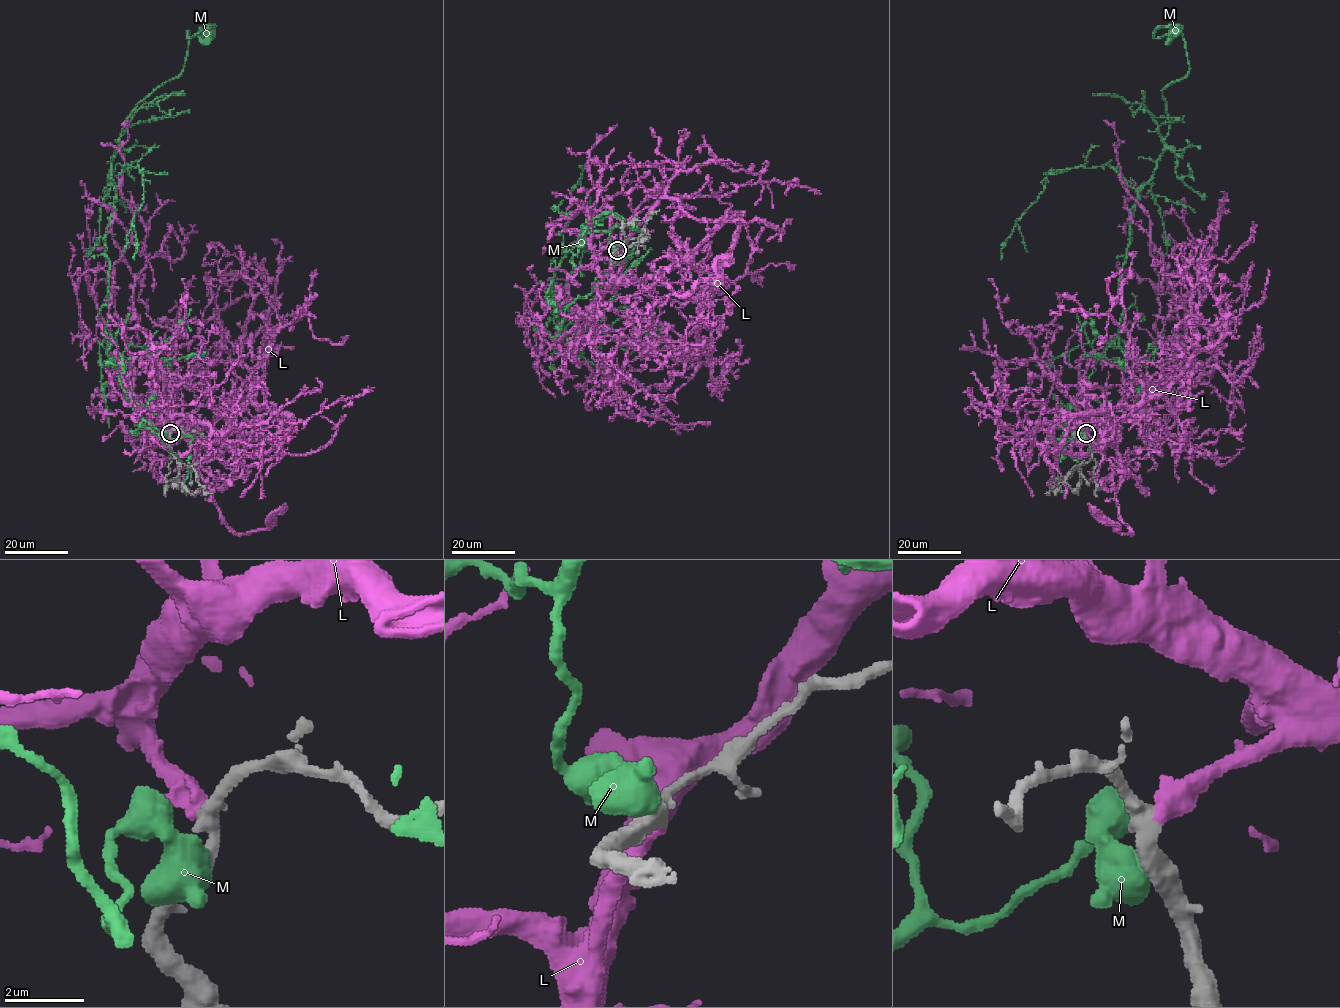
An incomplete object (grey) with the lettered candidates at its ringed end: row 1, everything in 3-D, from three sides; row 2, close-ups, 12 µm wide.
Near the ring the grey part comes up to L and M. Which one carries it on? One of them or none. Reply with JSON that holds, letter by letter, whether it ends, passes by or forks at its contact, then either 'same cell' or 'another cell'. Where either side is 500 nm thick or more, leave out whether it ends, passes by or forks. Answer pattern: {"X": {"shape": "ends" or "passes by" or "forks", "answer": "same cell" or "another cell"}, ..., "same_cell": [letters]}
{"L": {"shape": "ends", "answer": "same cell"}, "M": {"answer": "another cell"}, "same_cell": ["L"]}

